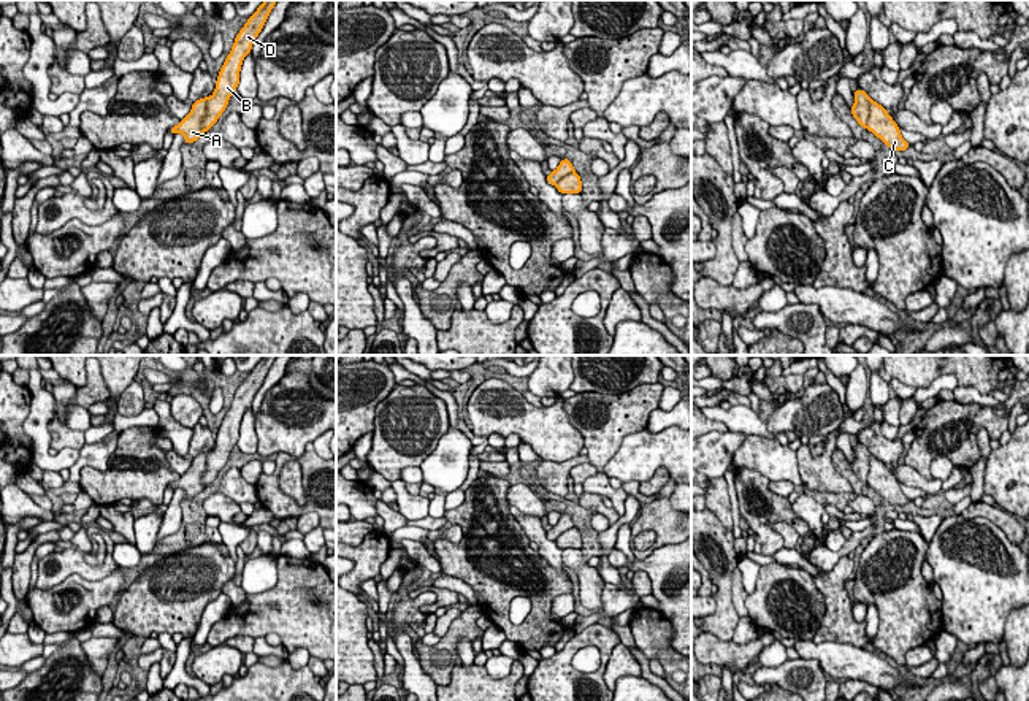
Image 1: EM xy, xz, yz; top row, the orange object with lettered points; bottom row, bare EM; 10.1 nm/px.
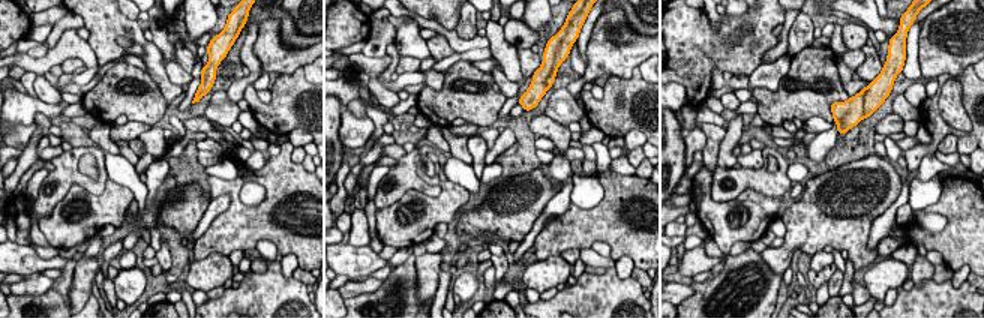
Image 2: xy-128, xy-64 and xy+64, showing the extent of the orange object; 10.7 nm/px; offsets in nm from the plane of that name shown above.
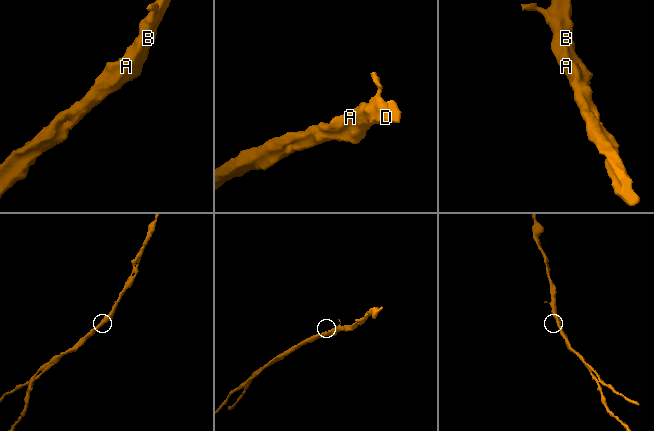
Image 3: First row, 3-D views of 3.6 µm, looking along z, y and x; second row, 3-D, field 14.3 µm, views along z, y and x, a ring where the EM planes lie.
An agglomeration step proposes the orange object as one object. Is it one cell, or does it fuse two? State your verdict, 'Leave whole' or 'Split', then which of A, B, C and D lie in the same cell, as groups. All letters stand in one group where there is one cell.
Leave whole. Groups: A B C D

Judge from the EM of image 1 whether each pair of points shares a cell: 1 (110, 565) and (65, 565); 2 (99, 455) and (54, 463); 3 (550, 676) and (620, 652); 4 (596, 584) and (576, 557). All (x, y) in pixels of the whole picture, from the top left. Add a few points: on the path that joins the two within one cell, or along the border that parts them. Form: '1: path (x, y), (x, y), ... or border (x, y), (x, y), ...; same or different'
1: path (99, 570), (84, 570), (76, 565); same
2: border (80, 451), (80, 457), (68, 468); different
3: border (620, 643), (612, 649), (604, 673), (604, 684); different
4: path (590, 578), (577, 563); same

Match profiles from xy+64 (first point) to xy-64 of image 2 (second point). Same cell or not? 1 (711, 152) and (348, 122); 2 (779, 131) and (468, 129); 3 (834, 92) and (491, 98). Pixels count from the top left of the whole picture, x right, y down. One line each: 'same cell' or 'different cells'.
1: same cell
2: different cells
3: same cell

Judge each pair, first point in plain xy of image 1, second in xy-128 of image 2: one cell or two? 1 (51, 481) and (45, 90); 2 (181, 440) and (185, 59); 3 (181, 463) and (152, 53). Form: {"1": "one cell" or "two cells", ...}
{"1": "one cell", "2": "two cells", "3": "one cell"}

